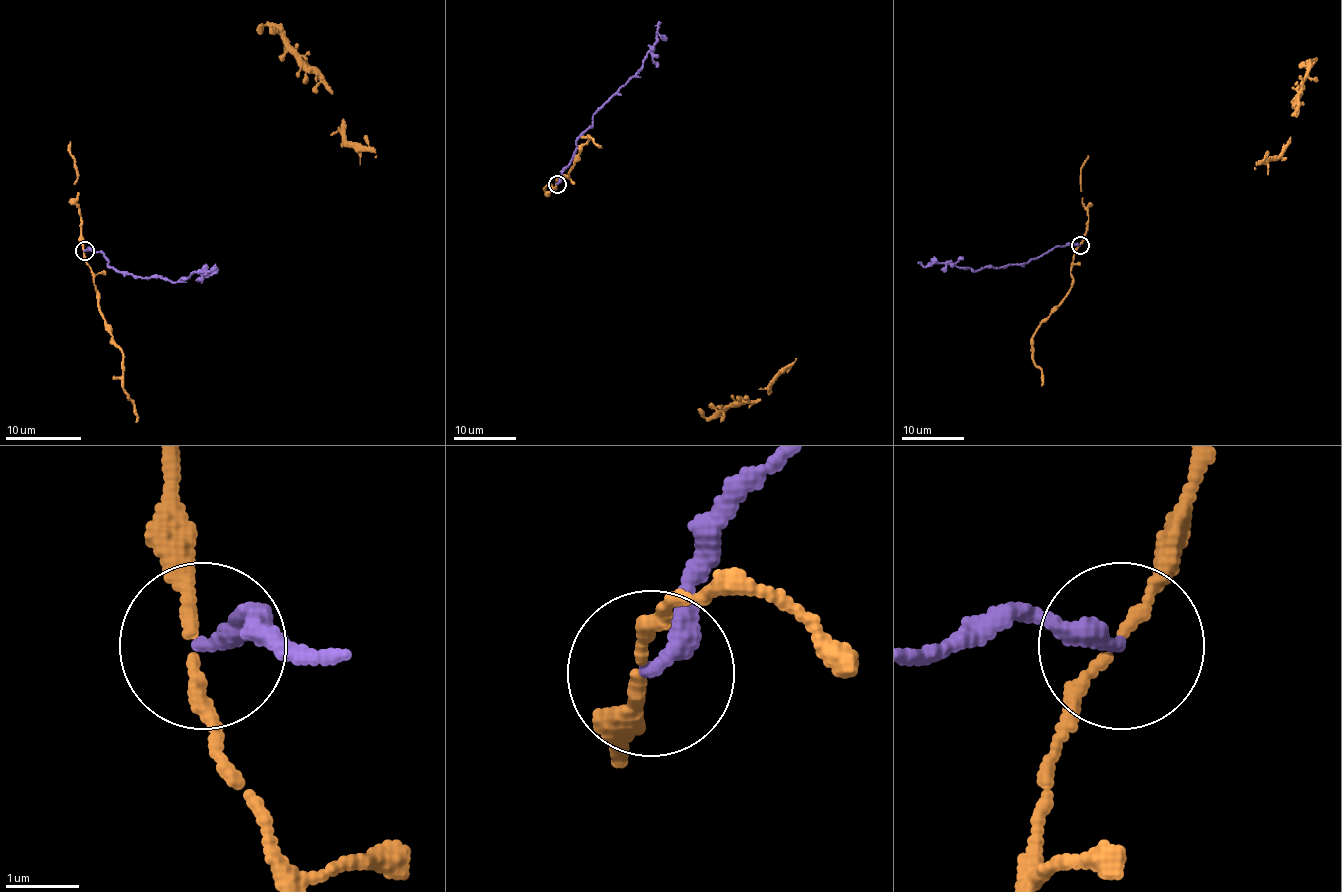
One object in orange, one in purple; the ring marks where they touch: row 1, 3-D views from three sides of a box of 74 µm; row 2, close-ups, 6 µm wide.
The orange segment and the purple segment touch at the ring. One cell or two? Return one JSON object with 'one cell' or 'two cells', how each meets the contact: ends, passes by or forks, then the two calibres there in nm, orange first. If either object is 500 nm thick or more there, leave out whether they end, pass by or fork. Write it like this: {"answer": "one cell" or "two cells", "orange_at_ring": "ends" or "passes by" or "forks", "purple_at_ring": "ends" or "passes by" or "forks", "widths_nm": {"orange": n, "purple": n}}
{"answer": "two cells", "orange_at_ring": "passes by", "purple_at_ring": "ends", "widths_nm": {"orange": 150, "purple": 280}}

